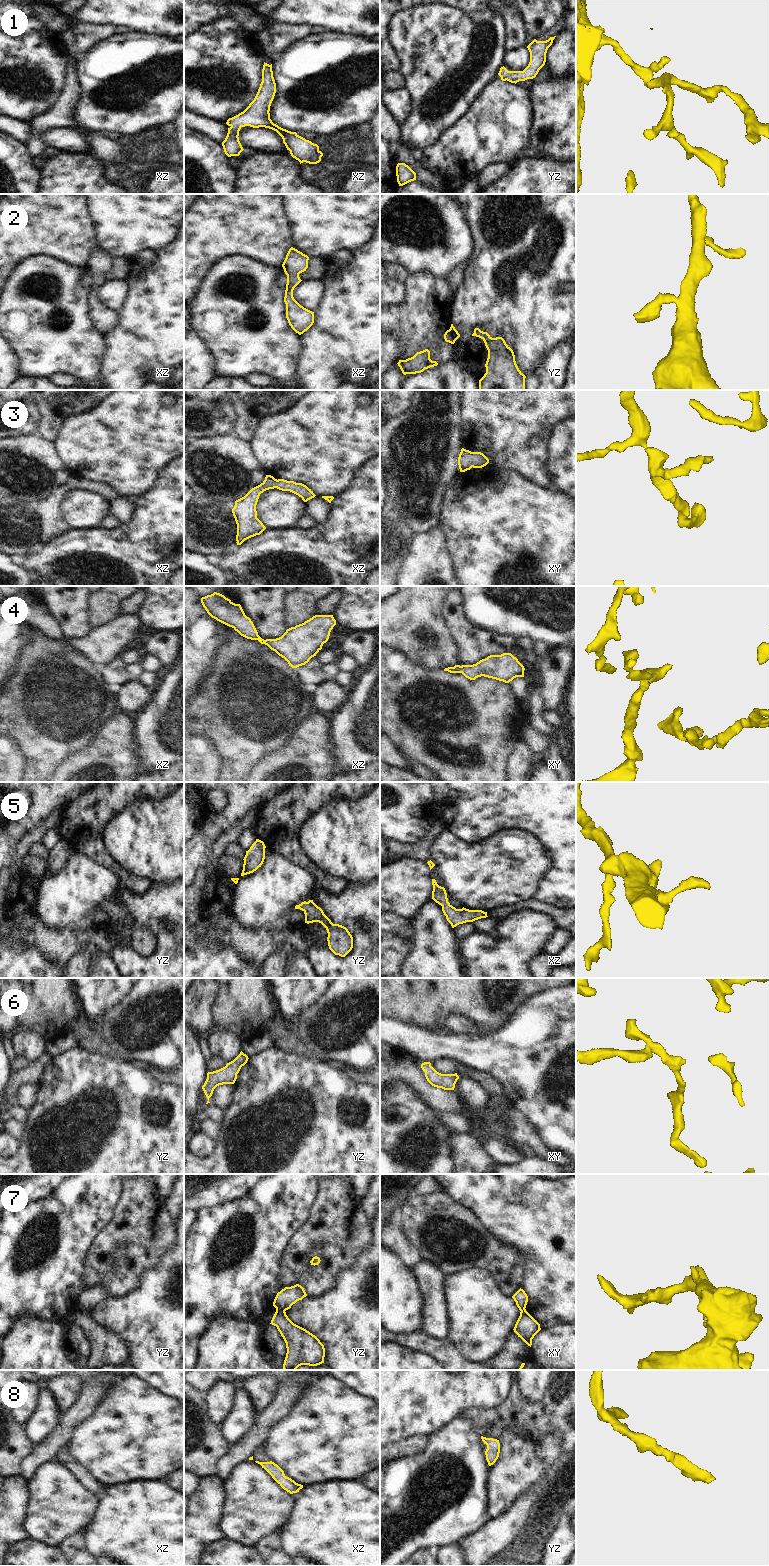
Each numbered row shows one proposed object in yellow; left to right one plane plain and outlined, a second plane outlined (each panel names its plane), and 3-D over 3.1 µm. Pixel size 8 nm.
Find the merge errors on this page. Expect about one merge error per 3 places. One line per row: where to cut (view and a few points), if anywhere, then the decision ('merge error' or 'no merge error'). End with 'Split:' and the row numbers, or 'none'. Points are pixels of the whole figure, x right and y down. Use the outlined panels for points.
1: cut none; no merge error
2: cut none; no merge error
3: cut none; no merge error
4: cut none; no merge error
5: cut none; no merge error
6: cut none; no merge error
7: cut yz (284, 1310), (276, 1311); merge error
8: cut none; no merge error
Split: 7

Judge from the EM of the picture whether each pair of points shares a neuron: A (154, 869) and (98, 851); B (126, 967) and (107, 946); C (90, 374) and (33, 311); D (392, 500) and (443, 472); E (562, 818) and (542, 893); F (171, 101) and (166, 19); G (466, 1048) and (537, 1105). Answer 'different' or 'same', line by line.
A: different
B: different
C: same
D: same
E: same
F: different
G: same

